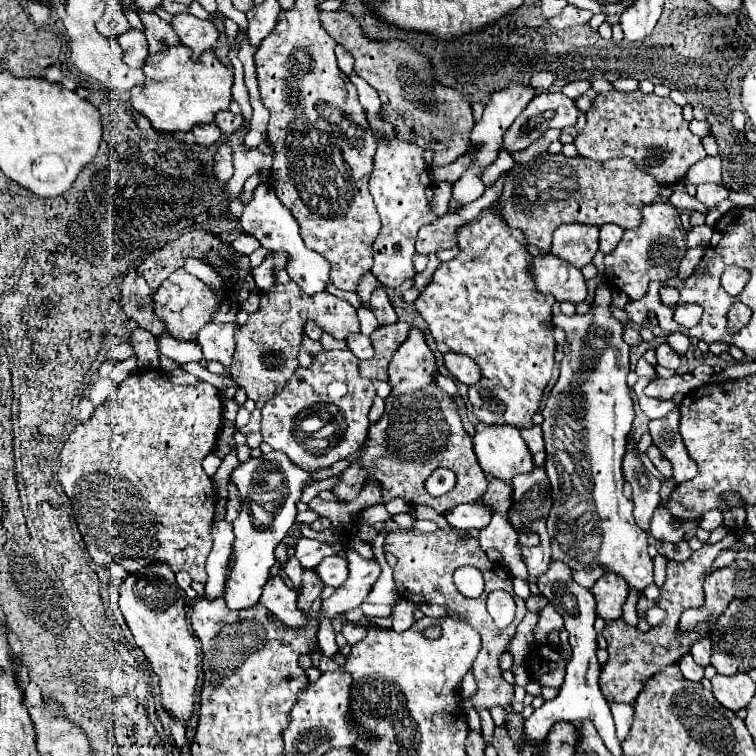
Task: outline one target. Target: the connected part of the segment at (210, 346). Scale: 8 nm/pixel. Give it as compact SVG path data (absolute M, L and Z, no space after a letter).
M208 323L208 325L204 325L198 333L198 343L202 345L204 359L220 361L228 369L232 355L234 355L234 331L236 331L236 323L230 323L230 325Z

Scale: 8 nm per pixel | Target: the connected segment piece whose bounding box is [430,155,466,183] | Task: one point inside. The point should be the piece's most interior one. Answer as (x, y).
(450, 173)

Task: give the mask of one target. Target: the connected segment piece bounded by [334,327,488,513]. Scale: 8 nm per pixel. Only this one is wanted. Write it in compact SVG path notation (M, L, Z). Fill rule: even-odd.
M416 327L410 329L408 339L396 349L390 361L392 393L386 399L386 411L368 431L366 453L342 471L340 485L334 489L340 501L358 497L362 483L368 479L376 479L382 485L382 503L402 497L410 505L424 503L438 513L446 513L460 503L474 503L486 491L488 479L474 457L472 439L464 431L454 399L436 385L436 373L436 357L426 345L424 333ZM438 467L448 467L456 473L456 487L446 495L432 497L424 489L424 481Z

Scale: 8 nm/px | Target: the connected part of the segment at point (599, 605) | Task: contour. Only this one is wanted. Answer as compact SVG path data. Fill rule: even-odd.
M604 573L592 587L596 599L596 613L606 621L616 621L622 617L622 607L628 597L626 581L616 573Z

